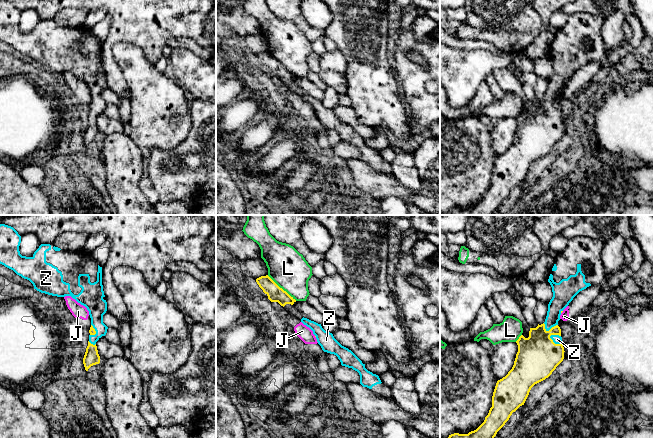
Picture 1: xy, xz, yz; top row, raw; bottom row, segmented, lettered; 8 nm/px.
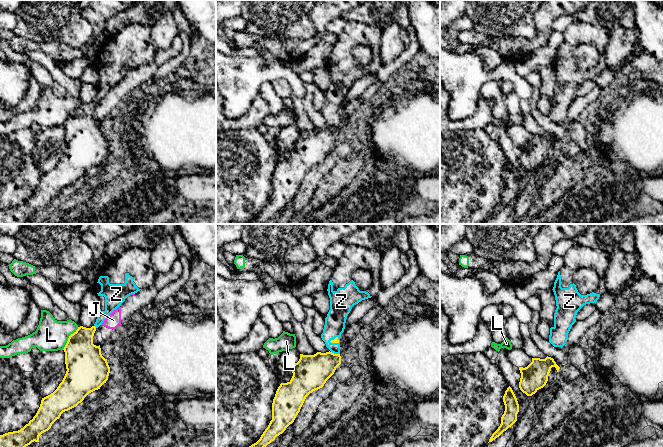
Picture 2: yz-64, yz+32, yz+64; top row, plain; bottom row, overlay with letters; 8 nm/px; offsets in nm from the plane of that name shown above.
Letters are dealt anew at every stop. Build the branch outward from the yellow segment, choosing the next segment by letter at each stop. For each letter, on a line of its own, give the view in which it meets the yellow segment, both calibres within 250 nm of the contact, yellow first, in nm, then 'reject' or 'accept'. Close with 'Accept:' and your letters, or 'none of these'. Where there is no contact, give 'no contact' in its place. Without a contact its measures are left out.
J: no contact | reject
L: xz | 130/300 nm | reject
Z: yz | 340/70 nm | accept
Accept: Z

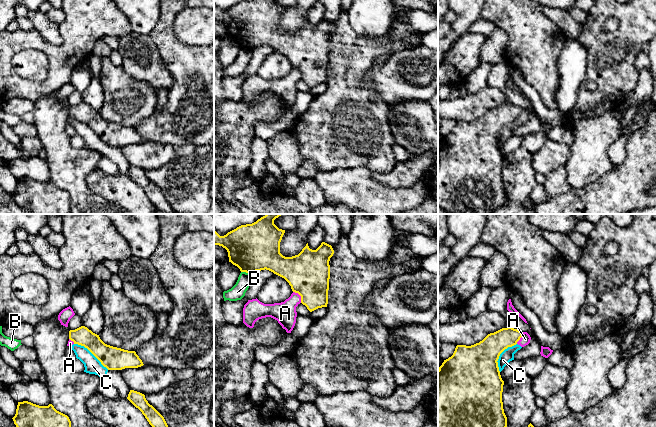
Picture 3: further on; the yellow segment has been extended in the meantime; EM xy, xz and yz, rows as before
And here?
A: xz | 340/180 nm | reject
B: xz | 380/120 nm | reject
C: xy | 190/130 nm | reject
Accept: none of these

